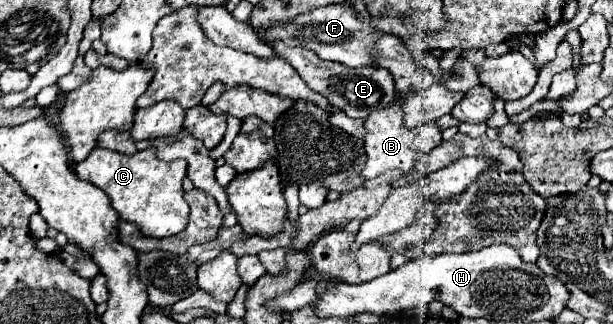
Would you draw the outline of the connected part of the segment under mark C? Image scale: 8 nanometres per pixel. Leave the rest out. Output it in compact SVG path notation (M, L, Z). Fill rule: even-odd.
M94 148L94 152L90 152L90 156L76 166L76 176L102 188L120 218L138 224L146 236L168 238L188 226L190 208L182 190L182 178L186 176L184 160L162 162L156 158L154 148L136 152L132 156Z

